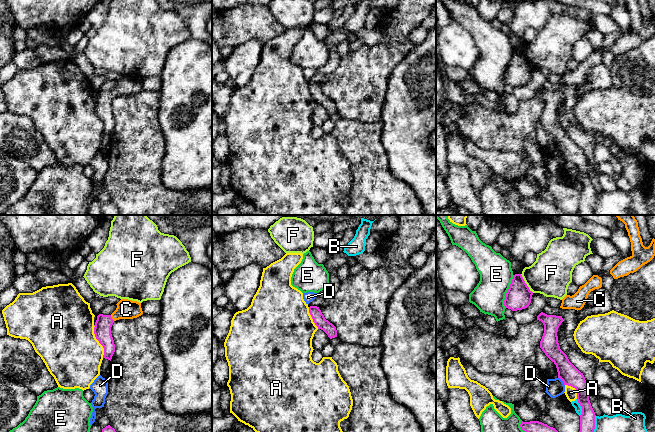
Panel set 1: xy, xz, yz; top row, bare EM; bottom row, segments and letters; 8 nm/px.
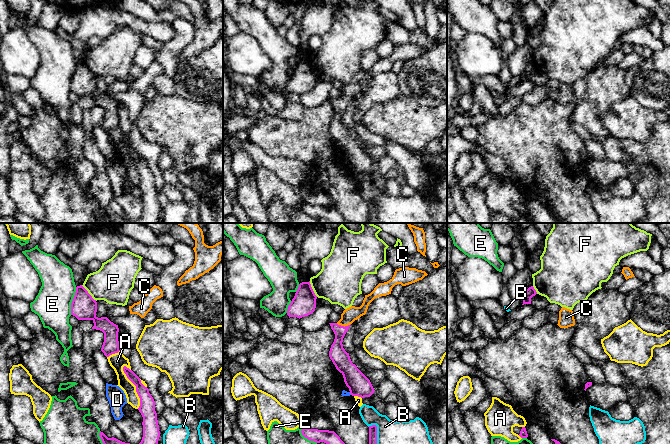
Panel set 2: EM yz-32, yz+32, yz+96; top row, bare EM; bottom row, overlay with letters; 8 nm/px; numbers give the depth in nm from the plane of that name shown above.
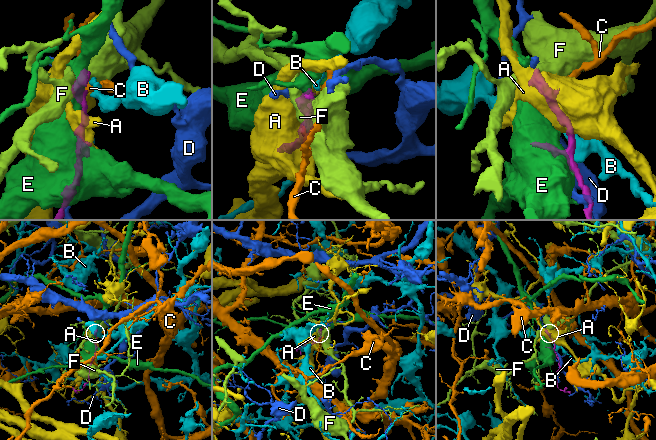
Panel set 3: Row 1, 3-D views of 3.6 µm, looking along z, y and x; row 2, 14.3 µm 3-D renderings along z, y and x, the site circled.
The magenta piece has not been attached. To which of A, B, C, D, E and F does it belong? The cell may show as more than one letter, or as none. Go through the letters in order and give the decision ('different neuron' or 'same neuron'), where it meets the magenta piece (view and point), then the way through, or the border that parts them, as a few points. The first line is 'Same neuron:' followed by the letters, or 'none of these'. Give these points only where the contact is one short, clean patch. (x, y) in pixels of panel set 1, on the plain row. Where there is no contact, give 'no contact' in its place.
Same neuron: C
A: different neuron | xy (98, 116)
B: different neuron | yz (581, 182) | along yz (576, 175), (581, 183), (580, 191)
C: same neuron | xy (111, 94) | across xy (102, 106), (102, 103), (111, 94), (126, 85)
D: different neuron | yz (562, 156)
E: different neuron | yz (507, 68)
F: different neuron | yz (525, 59) | along yz (520, 50), (526, 61), (533, 68)

